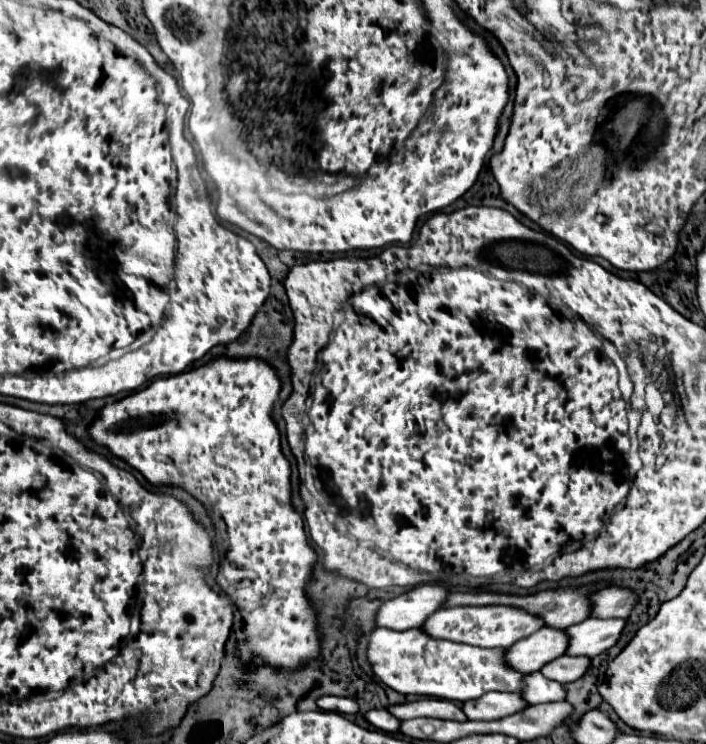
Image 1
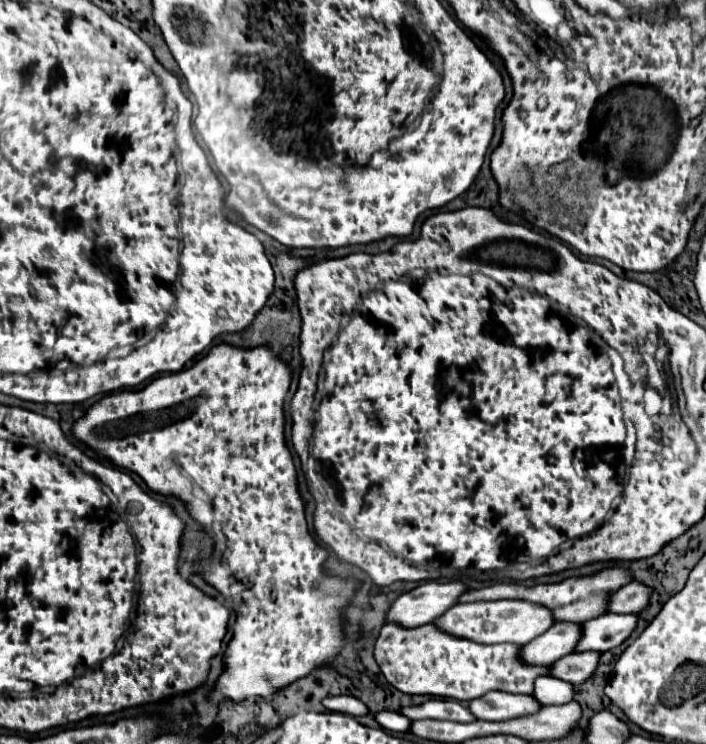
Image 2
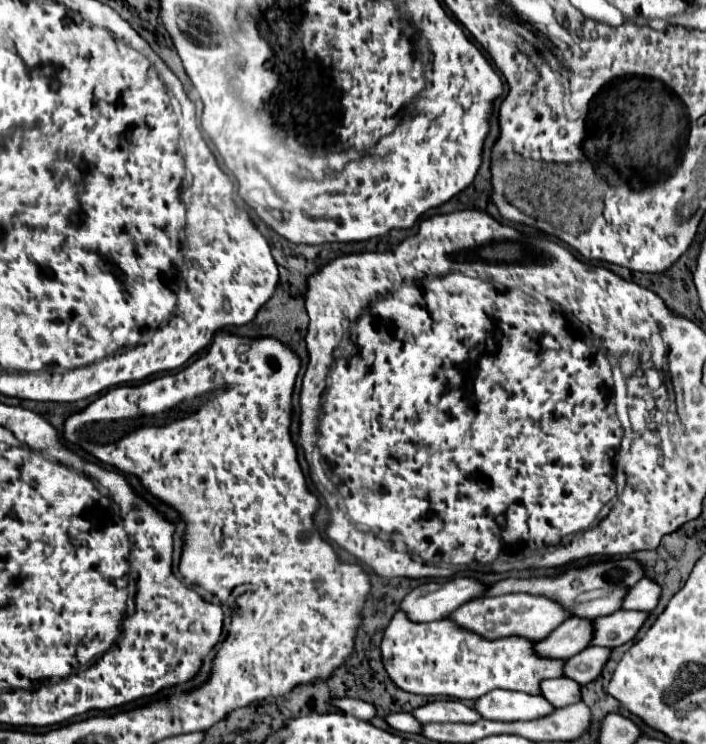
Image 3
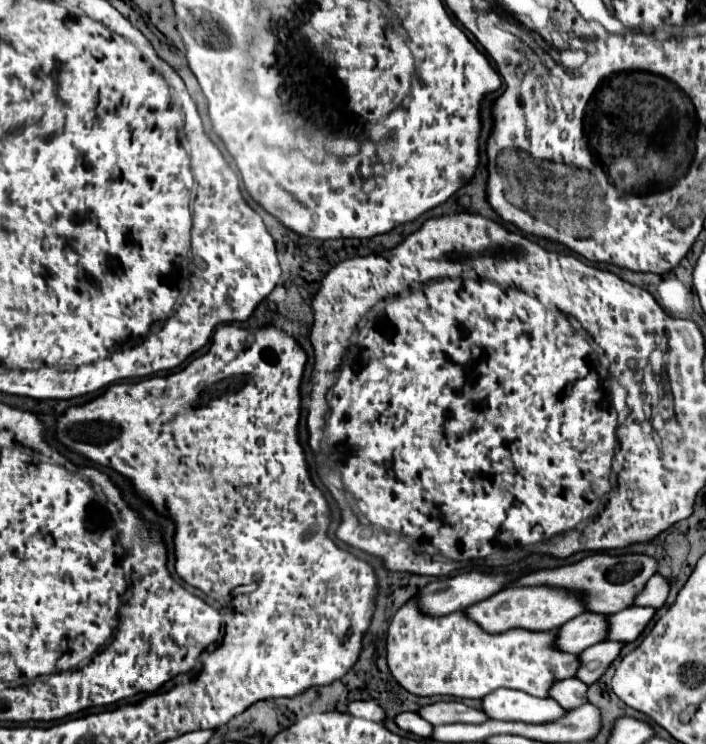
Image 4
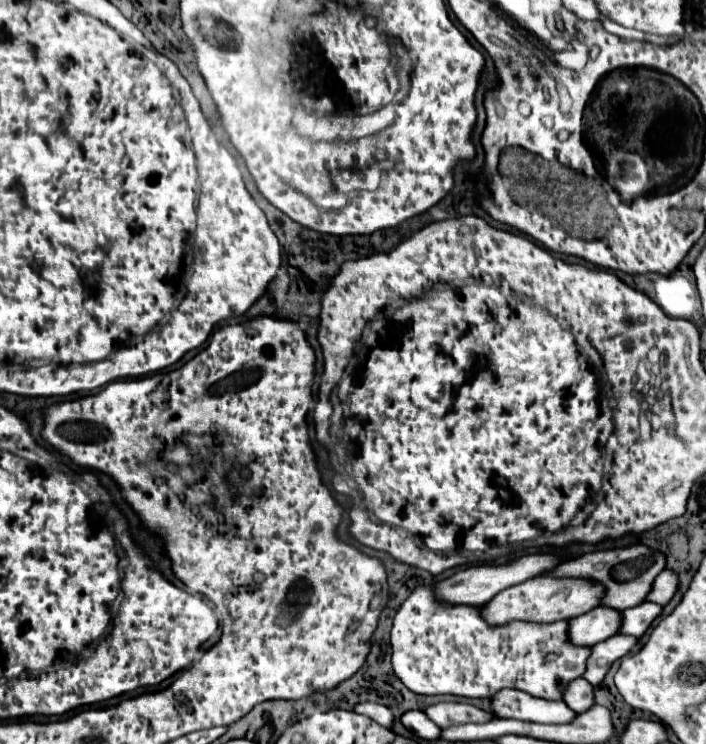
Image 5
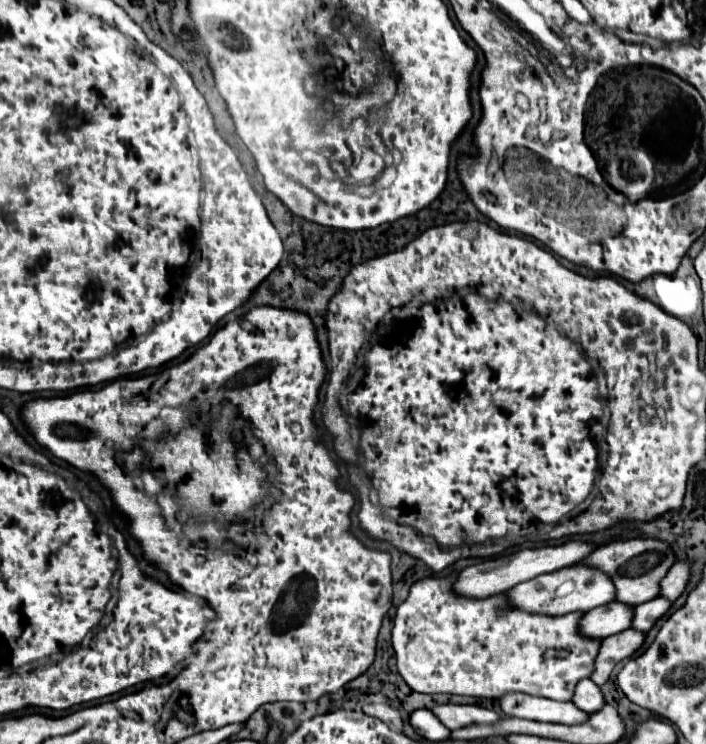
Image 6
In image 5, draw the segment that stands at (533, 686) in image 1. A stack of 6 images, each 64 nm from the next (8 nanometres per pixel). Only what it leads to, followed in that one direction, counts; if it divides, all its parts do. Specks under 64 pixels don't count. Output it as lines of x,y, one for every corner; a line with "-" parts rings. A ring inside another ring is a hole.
584,678
570,682
568,688
564,690
564,702
574,712
584,712
584,708
590,708
592,704
596,704
592,684
588,684
588,680
584,680

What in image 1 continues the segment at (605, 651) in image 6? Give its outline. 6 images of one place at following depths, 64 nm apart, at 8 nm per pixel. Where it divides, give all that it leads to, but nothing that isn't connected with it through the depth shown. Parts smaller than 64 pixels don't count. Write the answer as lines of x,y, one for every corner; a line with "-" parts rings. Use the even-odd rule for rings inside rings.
560,656
548,662
540,672
550,680
556,680
560,684
570,684
580,680
588,668
590,668
588,656

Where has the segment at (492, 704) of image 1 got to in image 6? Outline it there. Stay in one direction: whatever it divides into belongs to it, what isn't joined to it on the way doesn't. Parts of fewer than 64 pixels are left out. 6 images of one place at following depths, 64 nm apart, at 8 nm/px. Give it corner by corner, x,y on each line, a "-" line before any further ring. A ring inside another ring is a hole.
516,692
502,696
500,706
508,716
536,720
536,722
580,724
580,720
588,720
588,712
574,708
572,702
558,702
558,700
550,700
550,698
524,696
524,694
516,694

